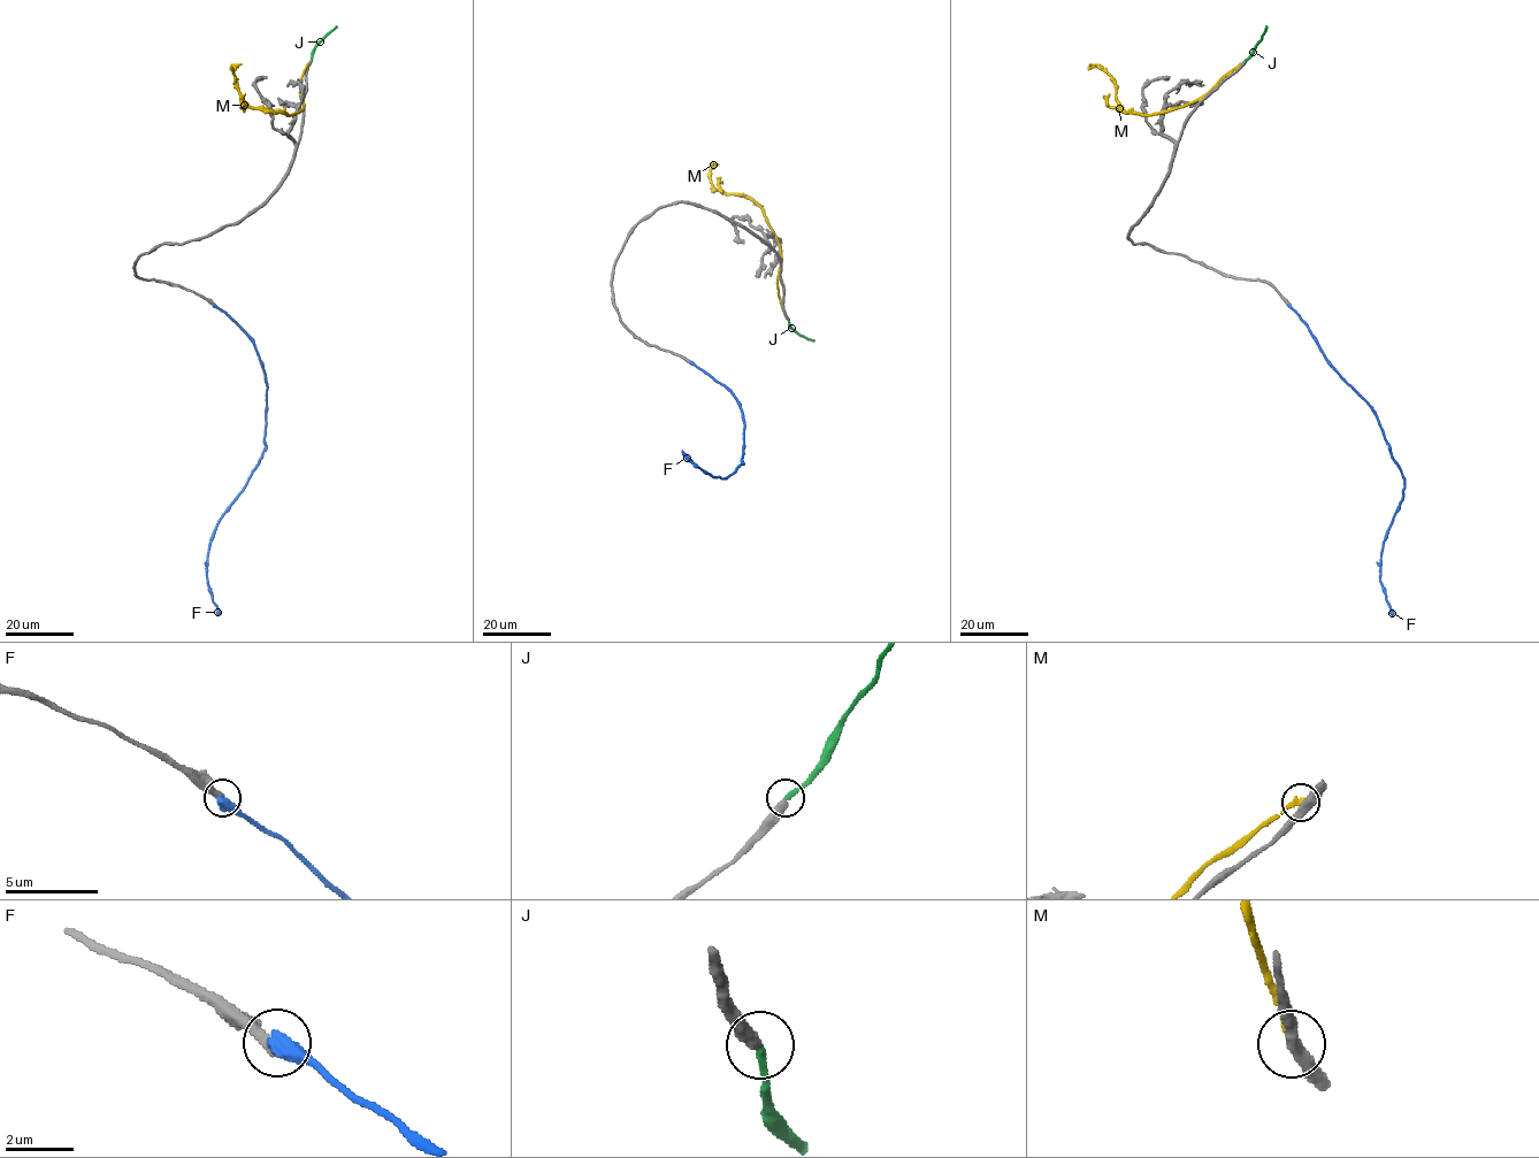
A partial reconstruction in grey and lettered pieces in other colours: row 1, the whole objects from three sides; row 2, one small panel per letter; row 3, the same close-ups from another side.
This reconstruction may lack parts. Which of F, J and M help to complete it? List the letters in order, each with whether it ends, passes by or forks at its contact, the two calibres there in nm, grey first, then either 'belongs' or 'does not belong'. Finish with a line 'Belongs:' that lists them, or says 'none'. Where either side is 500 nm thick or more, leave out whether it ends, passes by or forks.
F: 360/500 nm | does not belong
J: it ends | 360/220 nm | belongs
M: it ends | 400/240 nm | does not belong
Belongs: J

